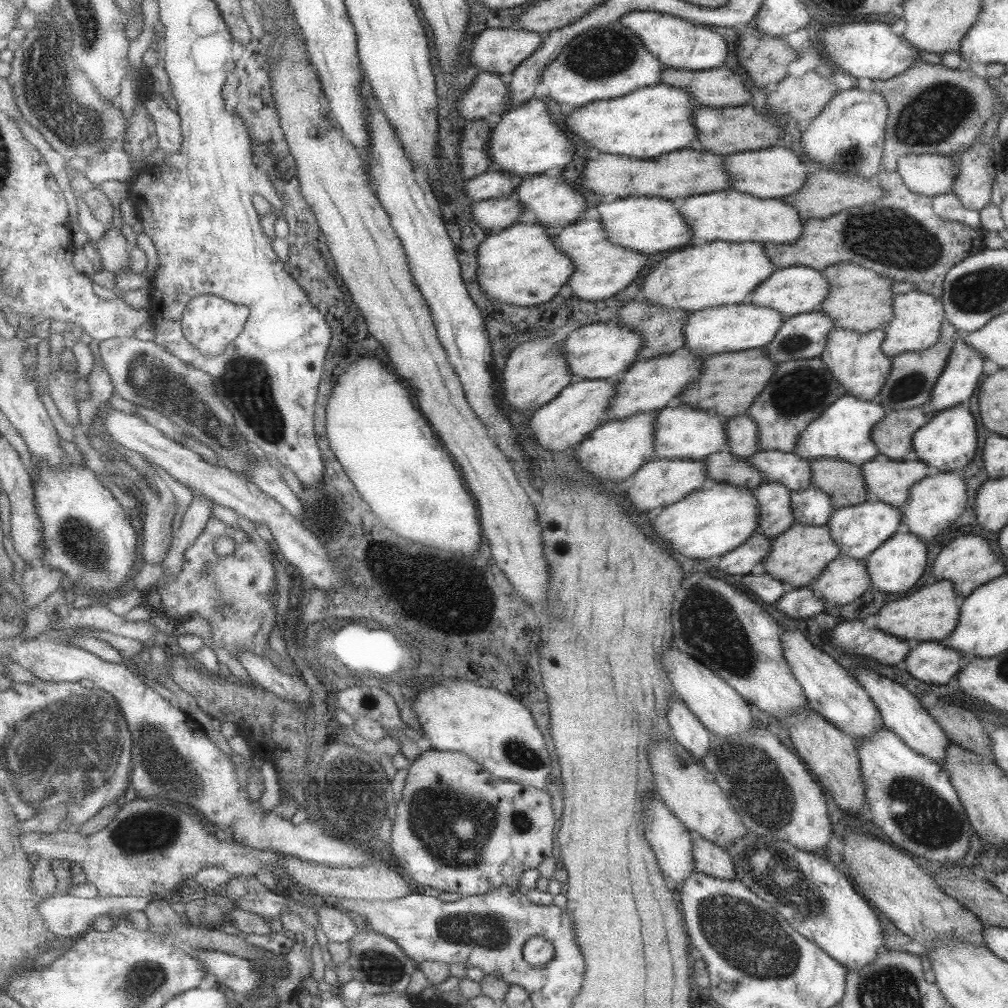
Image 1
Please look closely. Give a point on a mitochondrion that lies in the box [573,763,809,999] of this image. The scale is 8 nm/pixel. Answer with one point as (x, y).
(750, 938)

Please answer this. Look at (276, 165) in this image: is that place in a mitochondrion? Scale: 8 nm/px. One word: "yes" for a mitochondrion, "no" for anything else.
no

